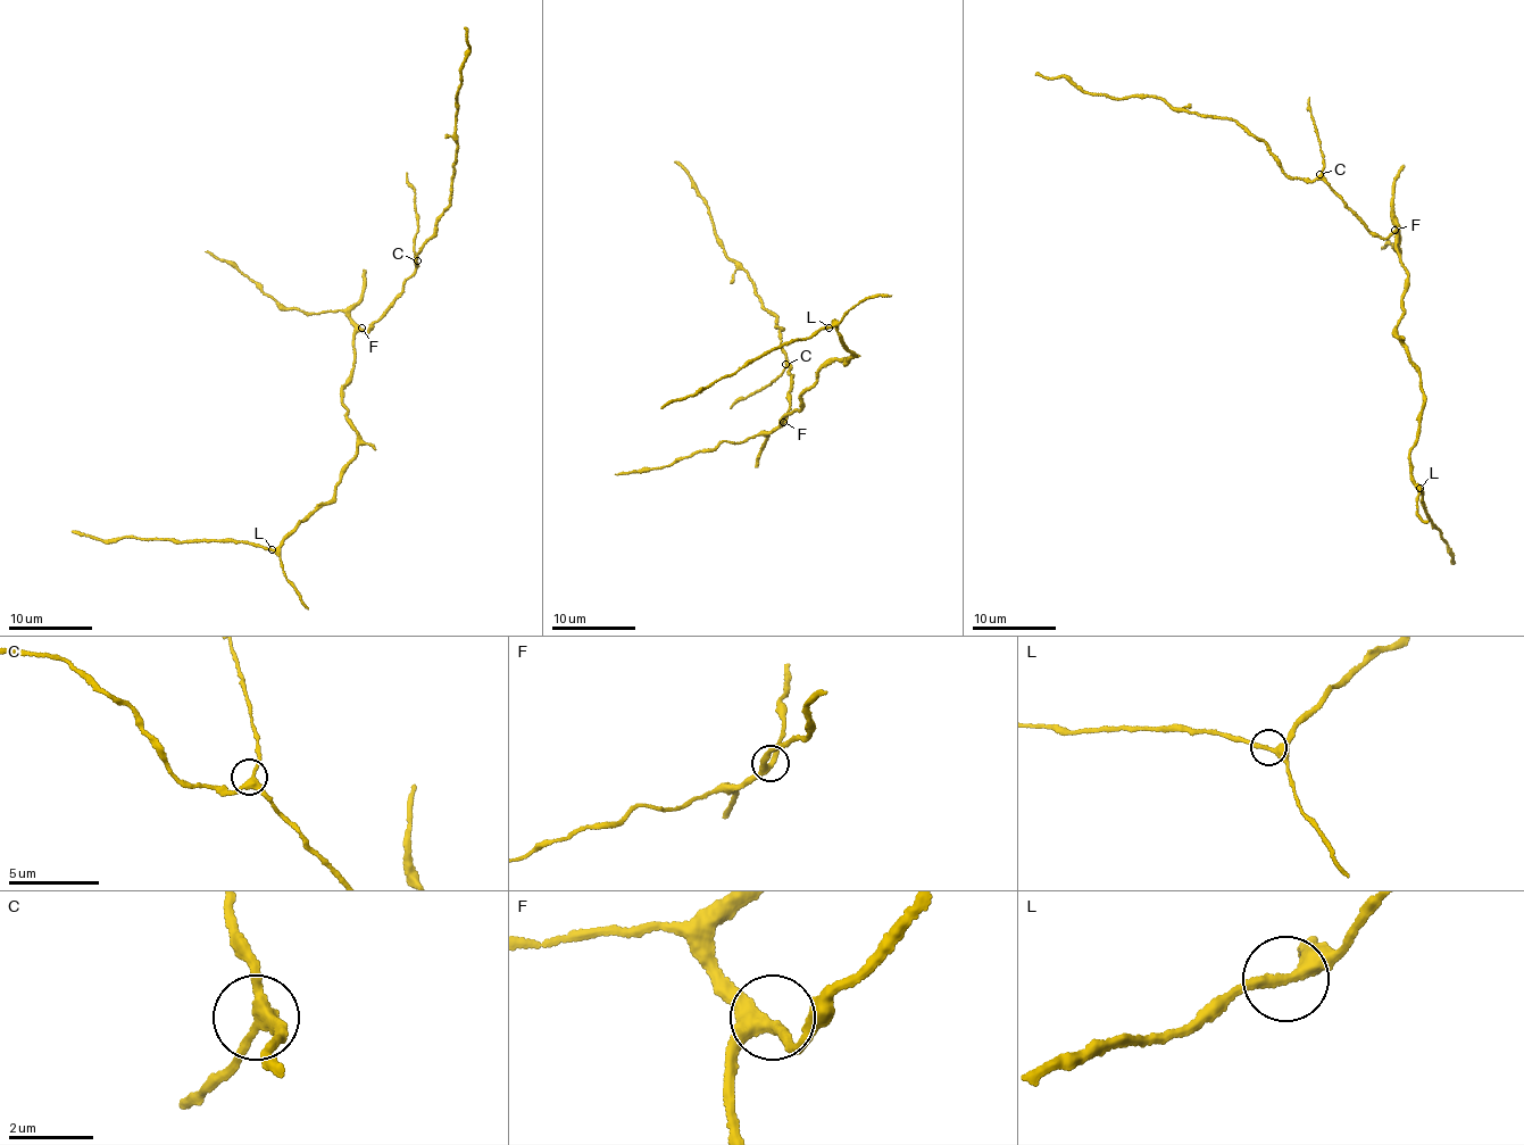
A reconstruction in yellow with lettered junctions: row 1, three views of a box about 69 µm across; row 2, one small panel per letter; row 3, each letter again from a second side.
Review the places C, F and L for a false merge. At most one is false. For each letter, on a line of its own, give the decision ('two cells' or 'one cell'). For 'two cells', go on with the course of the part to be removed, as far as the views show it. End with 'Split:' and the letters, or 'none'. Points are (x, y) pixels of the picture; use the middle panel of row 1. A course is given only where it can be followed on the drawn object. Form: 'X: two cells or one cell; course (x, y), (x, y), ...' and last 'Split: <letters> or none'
C: one cell
F: one cell
L: one cell
Split: none

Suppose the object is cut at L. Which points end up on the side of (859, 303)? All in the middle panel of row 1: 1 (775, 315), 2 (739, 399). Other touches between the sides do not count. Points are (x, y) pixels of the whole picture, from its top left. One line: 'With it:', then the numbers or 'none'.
With it: 1, 2

